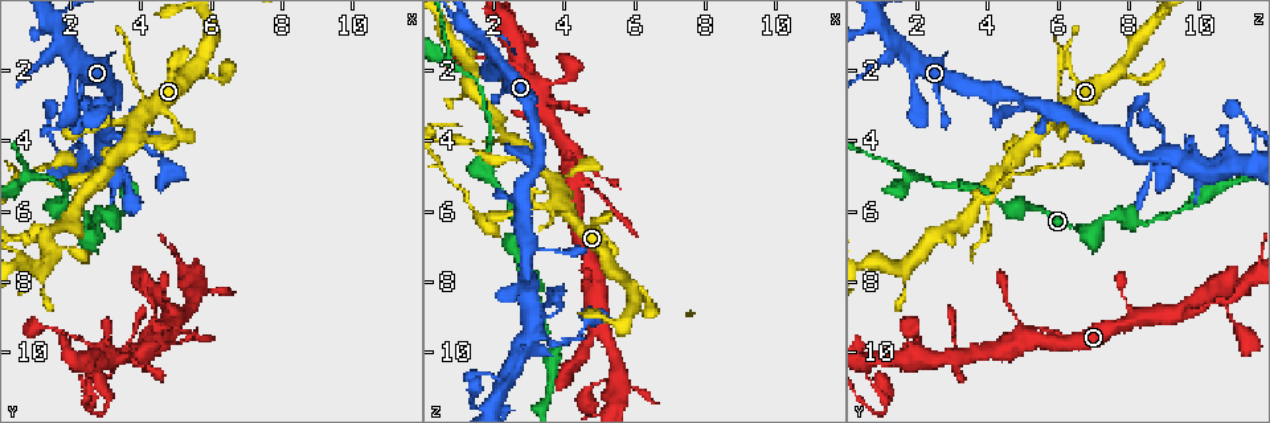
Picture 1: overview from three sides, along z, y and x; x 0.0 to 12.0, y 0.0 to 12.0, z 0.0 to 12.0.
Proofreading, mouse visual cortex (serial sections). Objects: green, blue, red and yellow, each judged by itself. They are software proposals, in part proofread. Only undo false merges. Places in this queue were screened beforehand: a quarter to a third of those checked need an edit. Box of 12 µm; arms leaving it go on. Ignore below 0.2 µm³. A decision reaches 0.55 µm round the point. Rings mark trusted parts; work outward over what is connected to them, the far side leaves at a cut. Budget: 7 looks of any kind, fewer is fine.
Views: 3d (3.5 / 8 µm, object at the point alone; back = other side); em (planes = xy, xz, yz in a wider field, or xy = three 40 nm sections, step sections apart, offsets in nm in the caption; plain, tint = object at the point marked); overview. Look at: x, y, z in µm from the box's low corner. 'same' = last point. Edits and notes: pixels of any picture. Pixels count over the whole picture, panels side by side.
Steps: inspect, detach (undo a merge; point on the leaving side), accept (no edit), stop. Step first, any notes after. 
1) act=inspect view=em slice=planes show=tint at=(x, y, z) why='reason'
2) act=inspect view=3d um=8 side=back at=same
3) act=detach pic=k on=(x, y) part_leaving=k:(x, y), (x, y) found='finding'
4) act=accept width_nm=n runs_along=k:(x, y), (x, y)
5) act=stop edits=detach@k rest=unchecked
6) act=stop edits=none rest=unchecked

act=inspect view=3d um=8 at=(3.0, 4.5, 9.6) why='three-way junction'

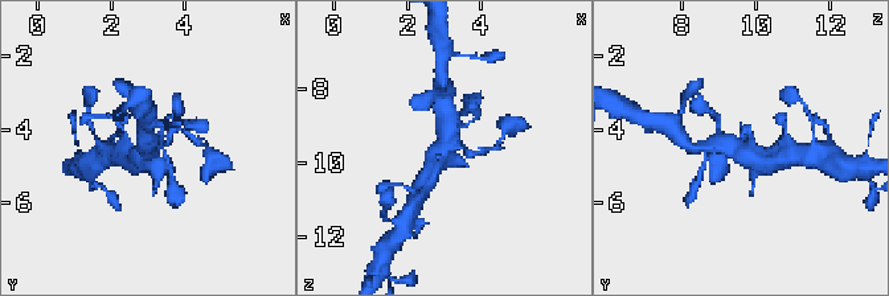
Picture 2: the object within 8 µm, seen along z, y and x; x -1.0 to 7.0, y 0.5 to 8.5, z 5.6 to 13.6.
act=inspect view=3d um=3.5 at=(3.1, 4.5, 9.5)

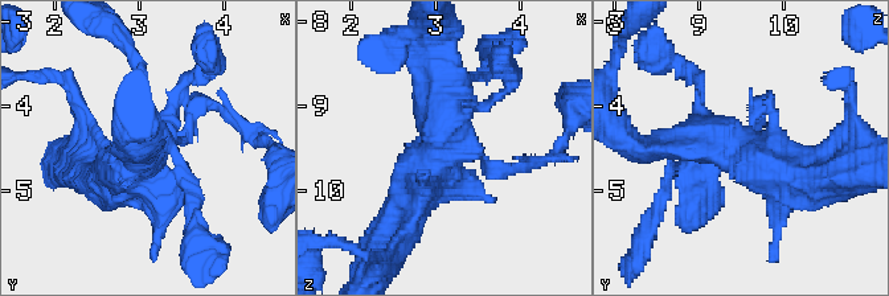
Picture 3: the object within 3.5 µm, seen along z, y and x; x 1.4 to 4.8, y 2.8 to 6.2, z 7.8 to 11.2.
act=inspect view=em slice=xy step=2 show=tint at=(3.05, 4.45, 9.50)

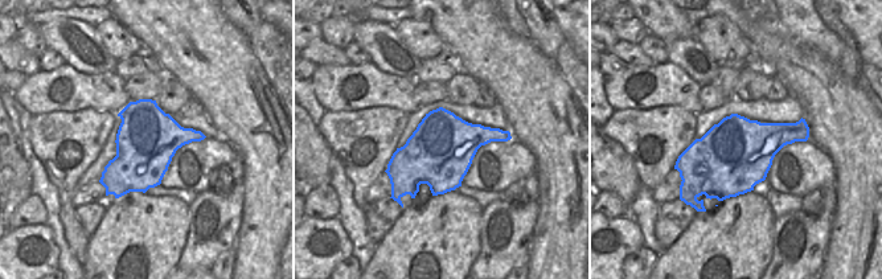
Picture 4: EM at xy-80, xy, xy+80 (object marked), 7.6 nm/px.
act=accept runs_along=3:(656, 147), (720, 139), (808, 179) found='one cell here'

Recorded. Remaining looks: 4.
act=inspect view=3d um=3.5 side=back at=(2.3, 5.5, 4.0) why='a fork'

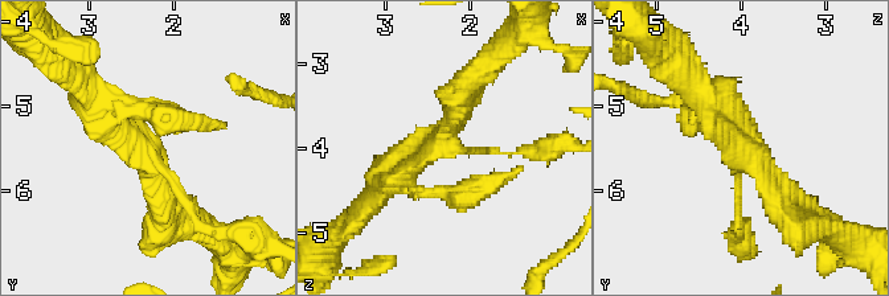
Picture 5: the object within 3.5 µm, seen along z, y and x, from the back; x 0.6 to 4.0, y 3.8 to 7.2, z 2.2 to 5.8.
act=inspect view=em slice=xy step=5 show=tint at=(2.30, 5.60, 3.90) arms=3 arm_widths_nm=100,300,400 why='now the EM'

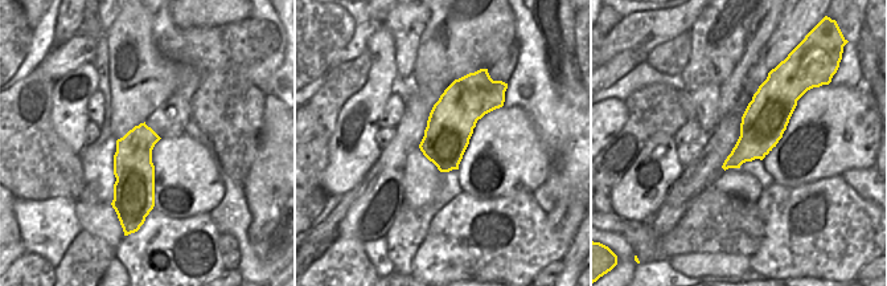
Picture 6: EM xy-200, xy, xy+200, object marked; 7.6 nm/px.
act=accept found='all the same cell'

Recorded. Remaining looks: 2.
act=inspect view=3d um=3.5 at=(0.8, 5.0, 1.8) why='a fork'

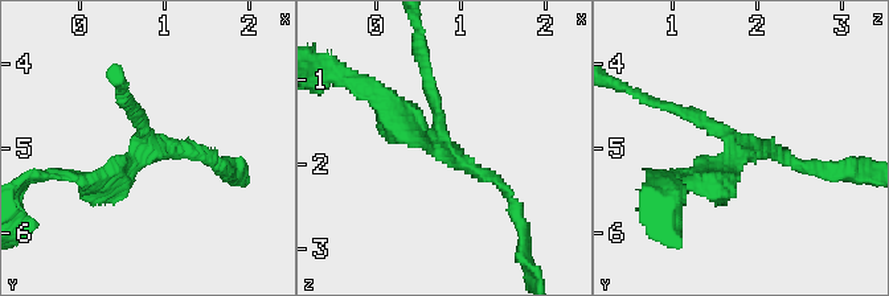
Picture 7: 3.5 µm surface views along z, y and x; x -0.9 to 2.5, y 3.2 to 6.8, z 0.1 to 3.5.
act=inspect view=em slice=xy step=5 show=tint at=(0.85, 5.05, 1.80) why='need the tissue'

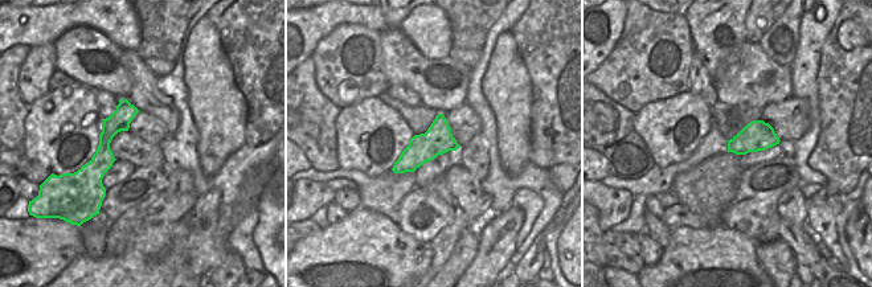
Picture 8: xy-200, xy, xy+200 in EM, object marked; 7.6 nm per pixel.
act=accept arms=3 runs_along=7:(512, 204), (488, 176), (427, 143), (379, 102) found='continuous, no second cell'

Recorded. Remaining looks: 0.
act=stop edits=none rest=unchecked

